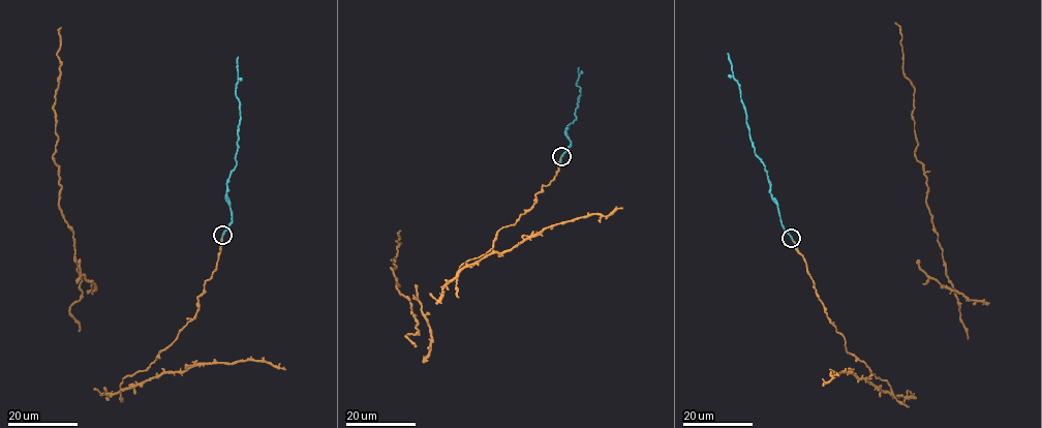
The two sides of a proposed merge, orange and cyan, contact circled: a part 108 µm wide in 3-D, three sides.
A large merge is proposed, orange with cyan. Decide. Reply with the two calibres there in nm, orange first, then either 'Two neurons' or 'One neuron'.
Thickness 200 nm (orange) against 170 nm. One neuron

